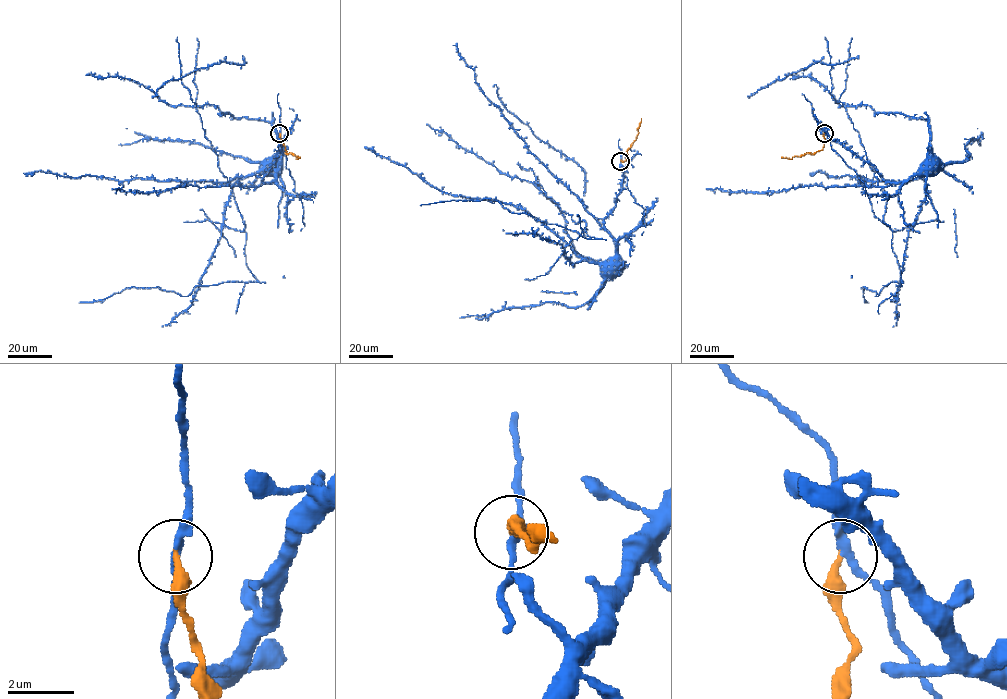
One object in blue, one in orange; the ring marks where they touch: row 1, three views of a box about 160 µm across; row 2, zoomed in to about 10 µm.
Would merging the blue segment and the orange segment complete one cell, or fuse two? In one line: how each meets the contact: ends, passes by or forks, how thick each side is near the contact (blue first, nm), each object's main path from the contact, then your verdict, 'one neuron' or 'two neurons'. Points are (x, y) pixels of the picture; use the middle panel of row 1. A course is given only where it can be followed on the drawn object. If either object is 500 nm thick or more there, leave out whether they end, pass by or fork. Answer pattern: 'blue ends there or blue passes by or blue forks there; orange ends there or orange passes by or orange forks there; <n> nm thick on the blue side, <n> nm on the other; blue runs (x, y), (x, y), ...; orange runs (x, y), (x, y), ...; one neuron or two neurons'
blue passes by; orange ends there; 220 nm thick on the blue side, 300 nm on the other; blue runs (621, 161), (624, 168), (622, 191), (604, 223), (604, 228), (614, 240), (615, 259); orange runs (621, 161), (626, 160), (641, 118); two neurons

